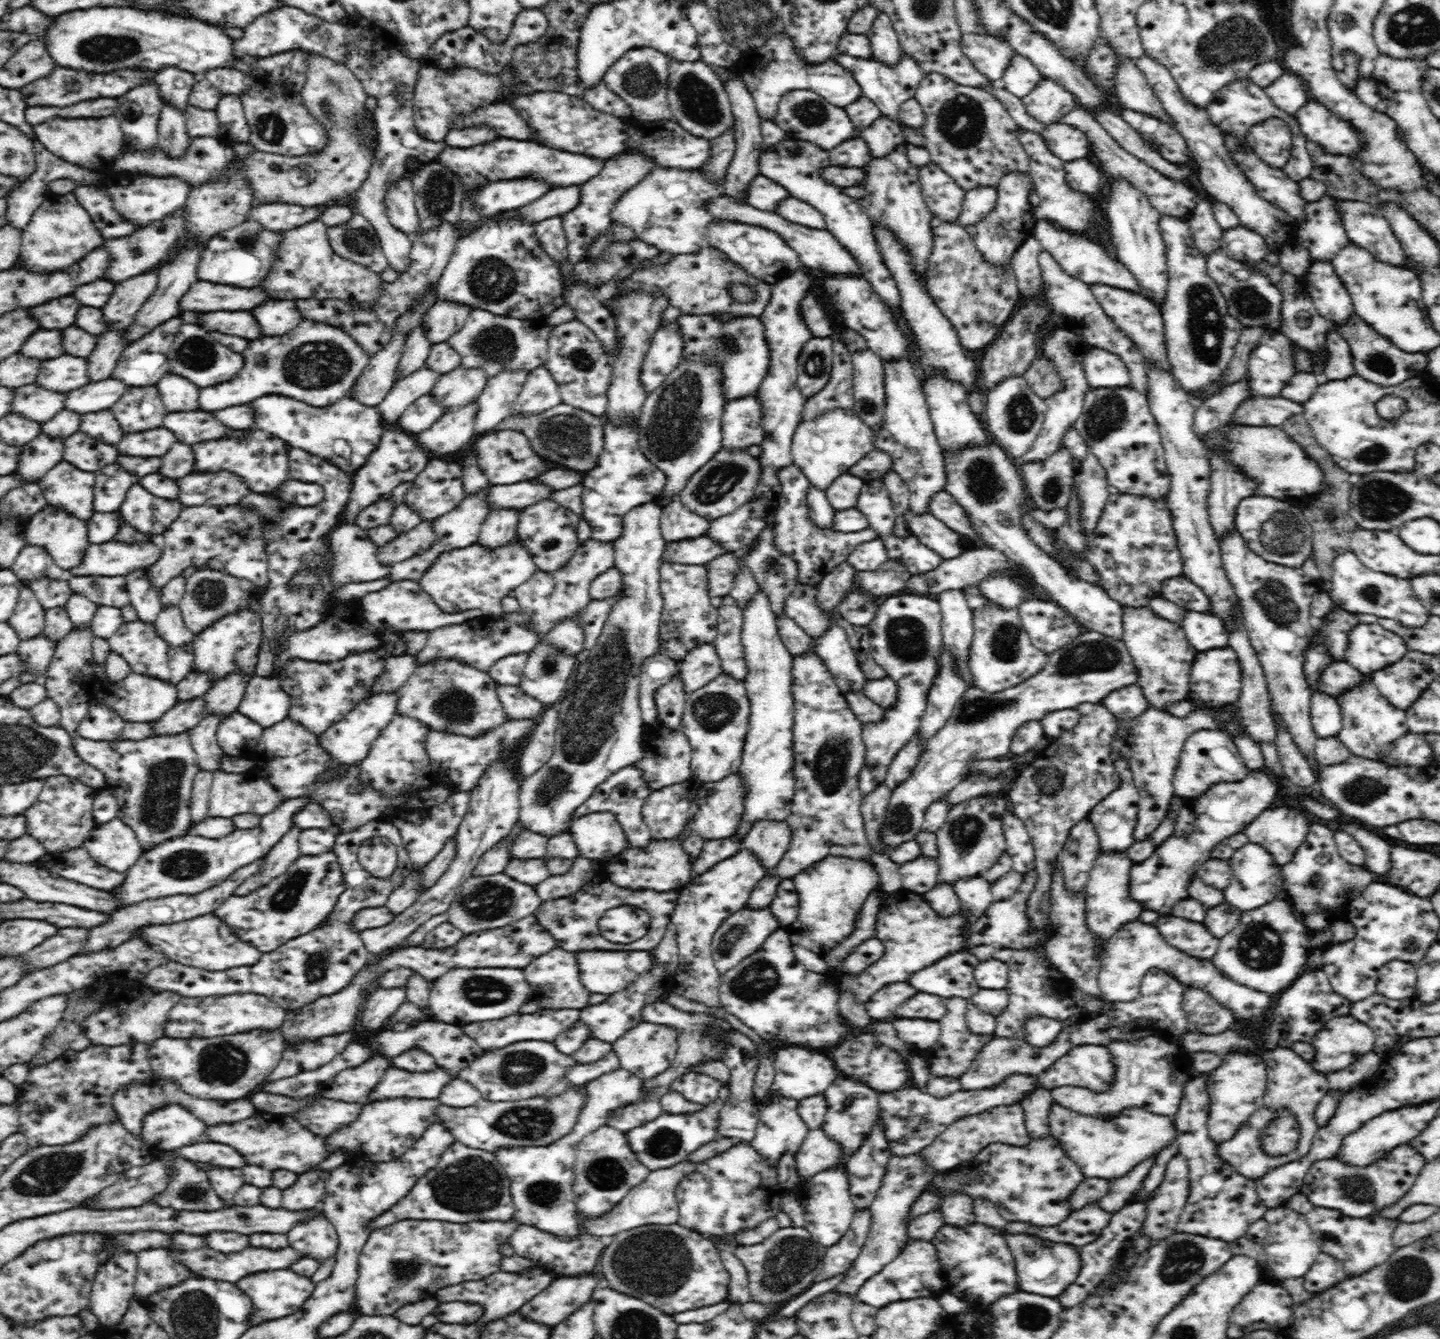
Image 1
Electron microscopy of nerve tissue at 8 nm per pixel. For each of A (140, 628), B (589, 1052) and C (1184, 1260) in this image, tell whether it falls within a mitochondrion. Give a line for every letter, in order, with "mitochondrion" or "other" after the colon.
A: other
B: other
C: mitochondrion

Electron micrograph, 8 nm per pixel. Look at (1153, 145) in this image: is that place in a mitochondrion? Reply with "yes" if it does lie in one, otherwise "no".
no

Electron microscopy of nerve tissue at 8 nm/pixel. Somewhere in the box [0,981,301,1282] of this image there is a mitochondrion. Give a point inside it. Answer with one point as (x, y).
(48, 1174)

